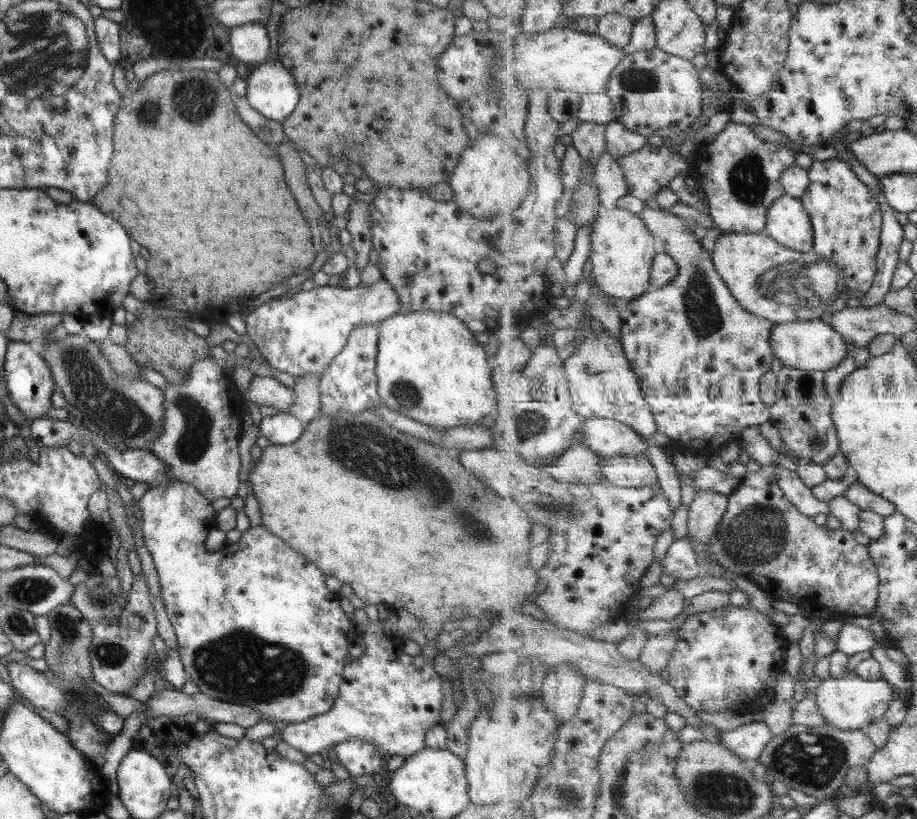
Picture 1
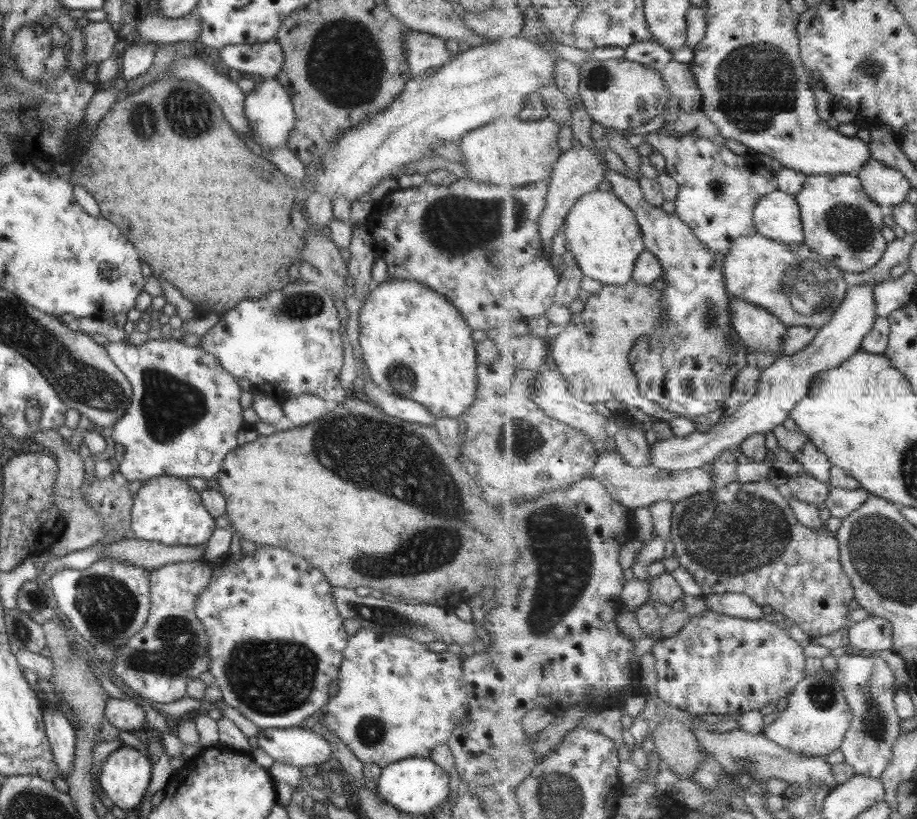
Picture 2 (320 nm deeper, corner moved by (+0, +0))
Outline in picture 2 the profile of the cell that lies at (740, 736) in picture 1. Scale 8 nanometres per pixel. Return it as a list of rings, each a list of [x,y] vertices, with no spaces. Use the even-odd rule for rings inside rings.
[[[835,672],[807,675],[788,697],[787,708],[763,730],[769,740],[807,756],[827,756],[839,750],[852,724],[853,713]]]

